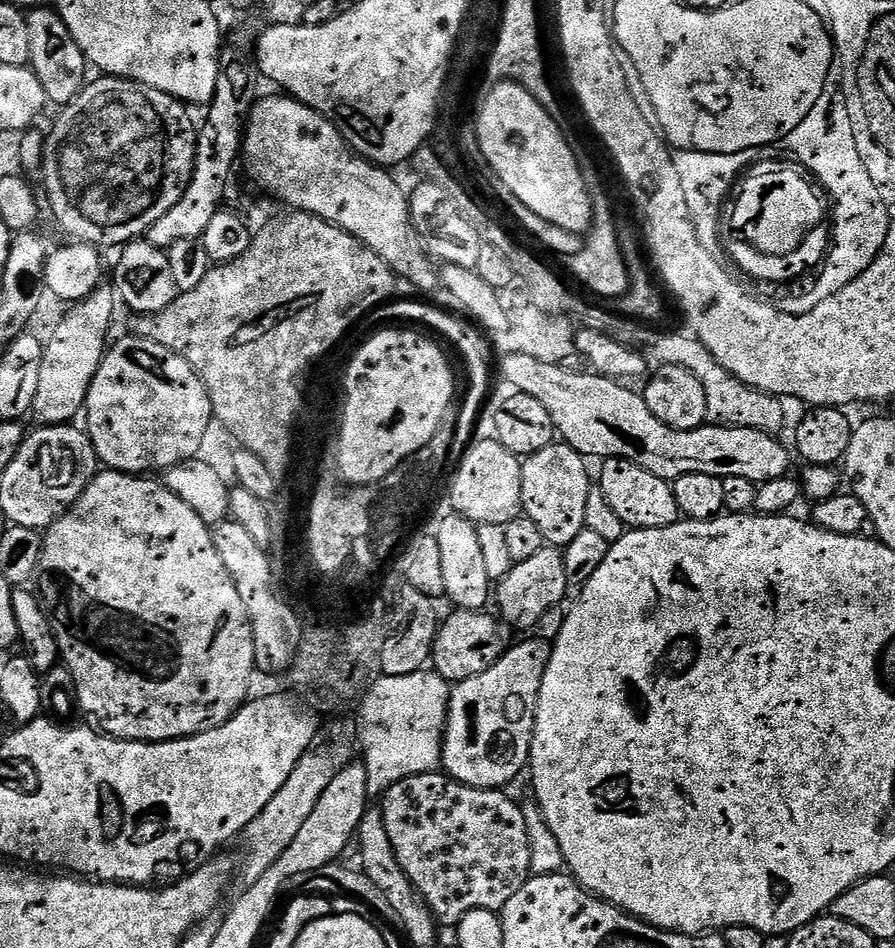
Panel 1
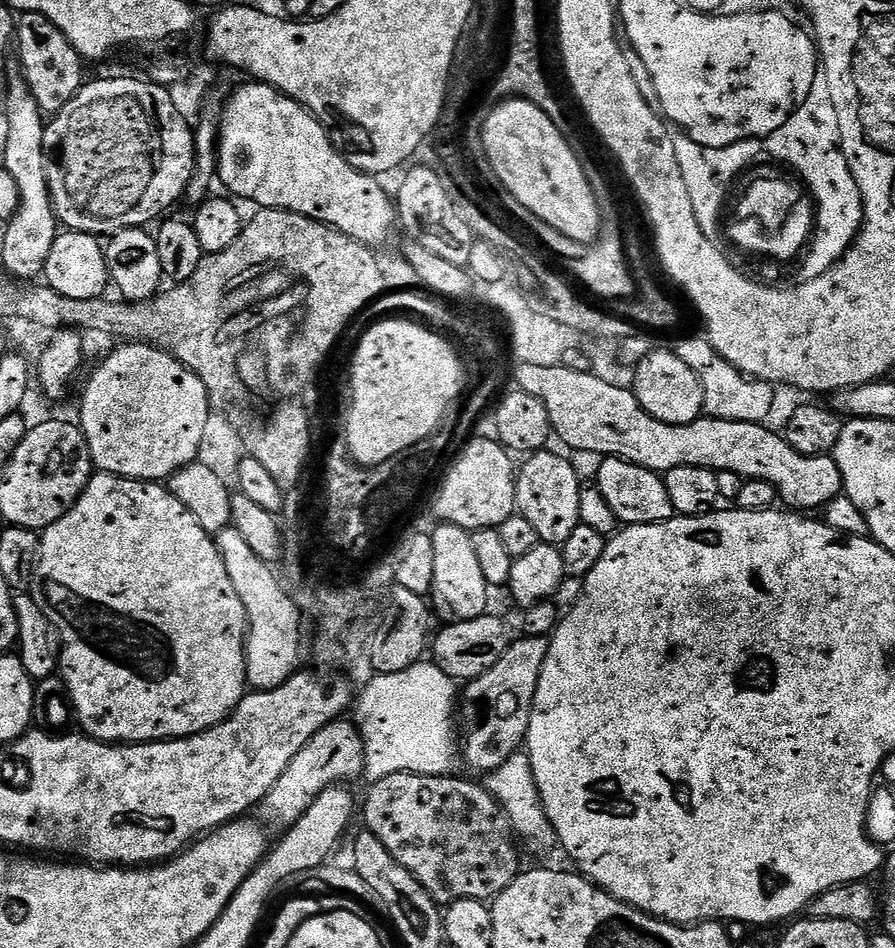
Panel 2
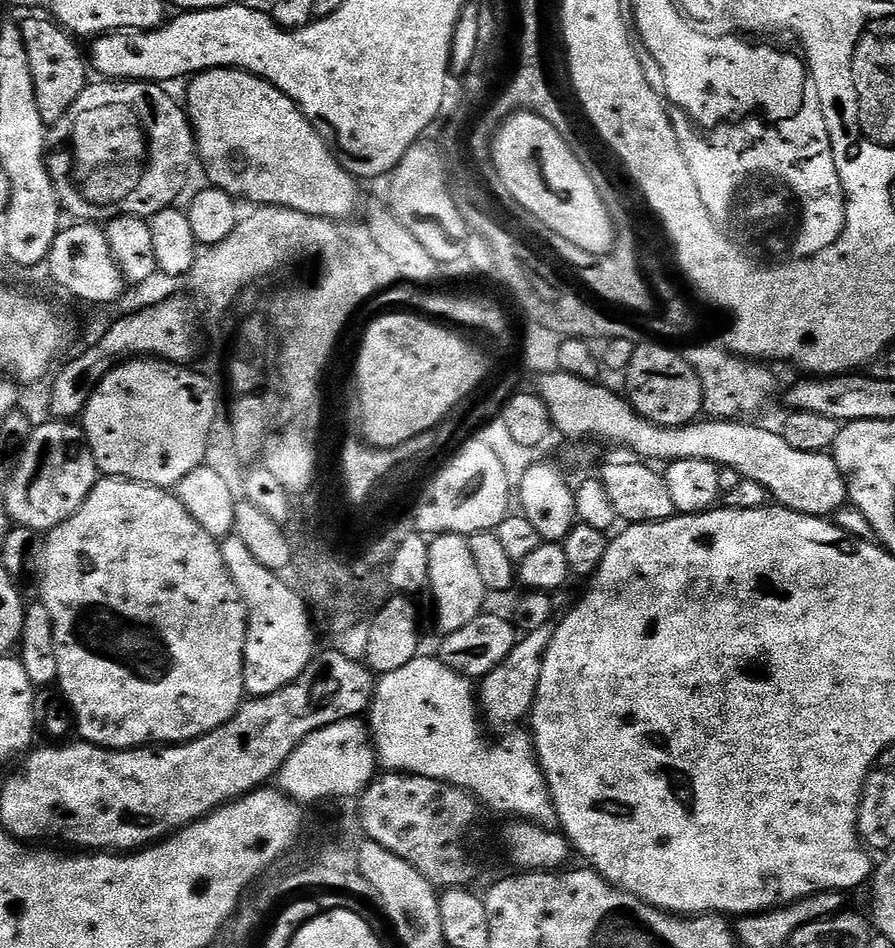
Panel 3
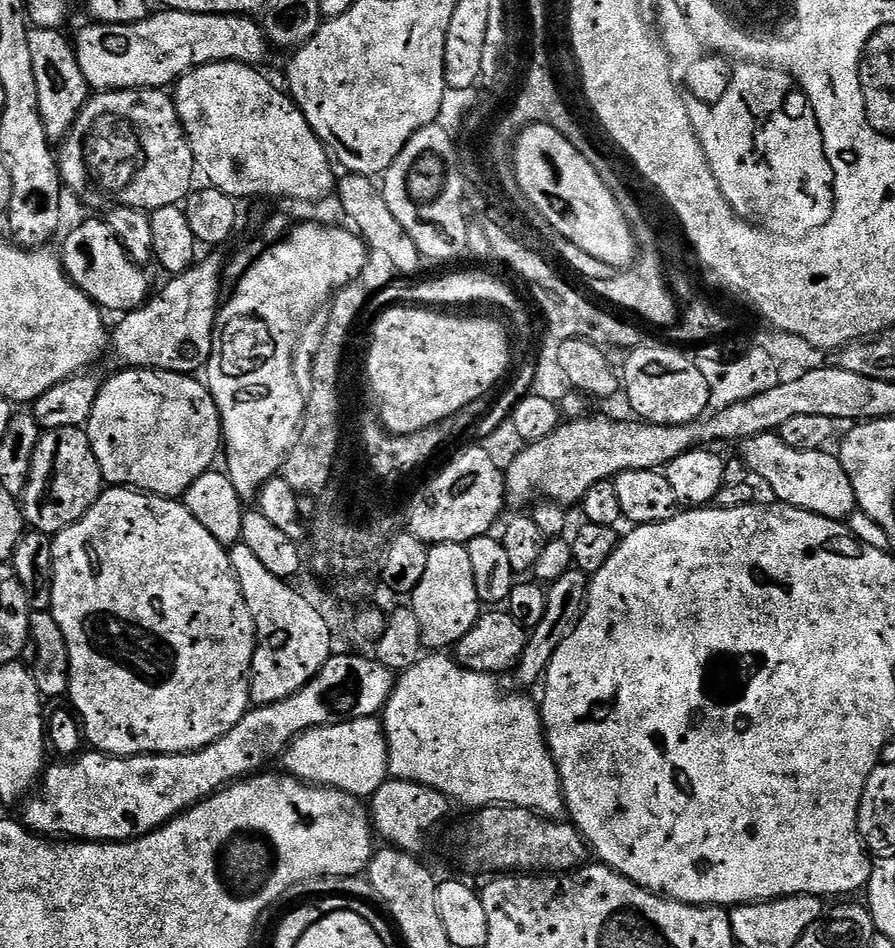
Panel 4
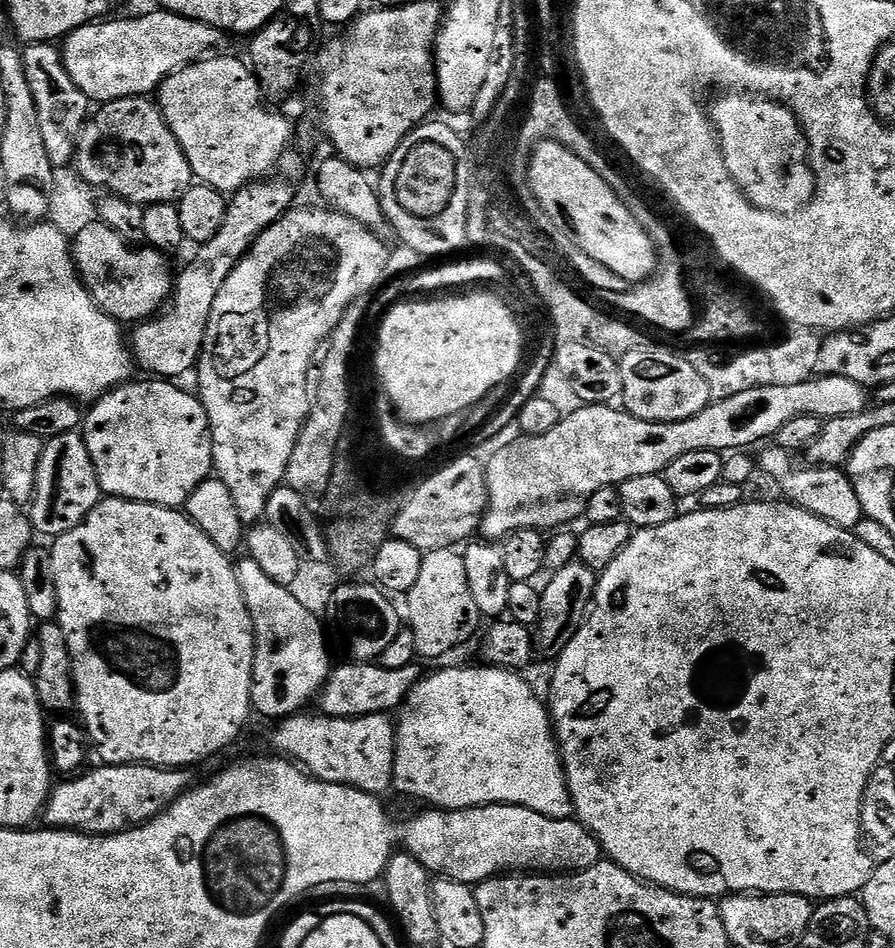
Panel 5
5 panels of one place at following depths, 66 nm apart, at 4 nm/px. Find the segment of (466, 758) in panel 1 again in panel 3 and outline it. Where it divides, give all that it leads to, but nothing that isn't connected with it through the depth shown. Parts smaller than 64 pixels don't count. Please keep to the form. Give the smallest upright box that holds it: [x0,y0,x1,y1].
[478,627,553,730]

